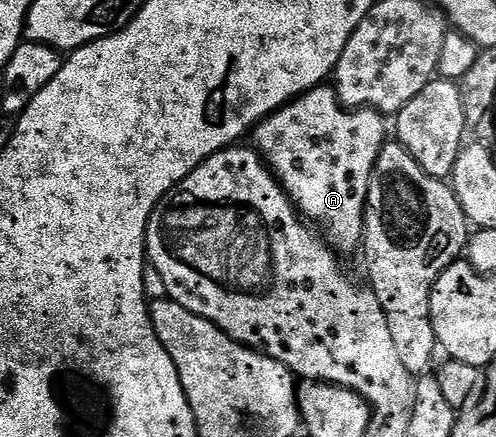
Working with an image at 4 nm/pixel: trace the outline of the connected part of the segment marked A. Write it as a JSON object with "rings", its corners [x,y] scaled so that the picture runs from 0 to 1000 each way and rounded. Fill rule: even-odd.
{"rings":[[[647,197],[587,229],[577,245],[526,275],[512,295],[514,336],[548,387],[548,400],[565,414],[567,430],[605,490],[643,524],[651,547],[679,579],[696,581],[716,568],[720,574],[734,547],[734,474],[742,469],[754,371],[762,371],[762,352],[778,327],[774,281],[778,275],[768,259],[750,247],[704,252],[677,222],[675,199]]]}

